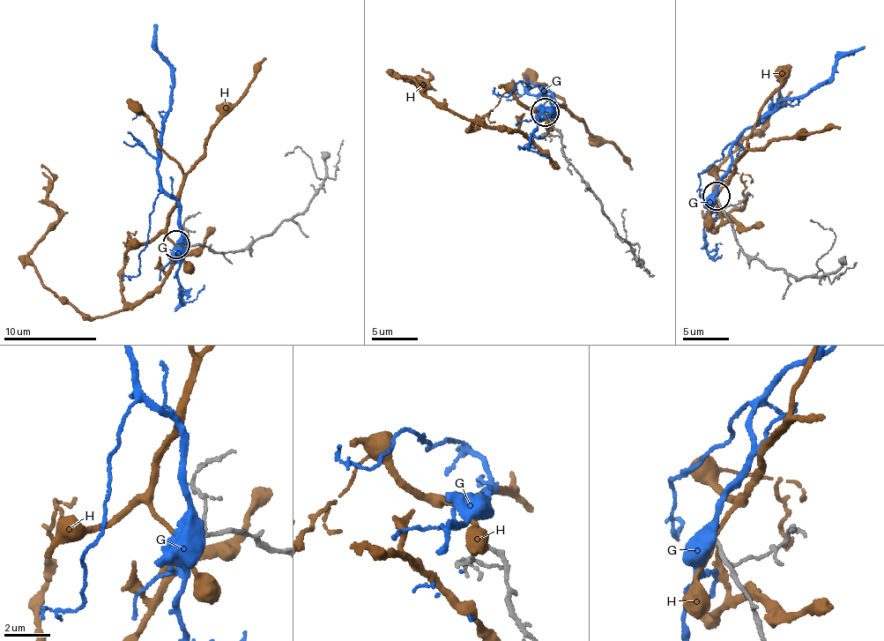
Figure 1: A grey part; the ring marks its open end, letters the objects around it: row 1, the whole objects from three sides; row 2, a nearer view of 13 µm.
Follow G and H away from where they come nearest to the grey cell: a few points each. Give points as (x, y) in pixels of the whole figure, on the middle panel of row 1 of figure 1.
G: (547, 113), (556, 102), (546, 88), (542, 92), (553, 99), (556, 115), (541, 111), (536, 120)
H: (545, 114), (506, 93), (473, 131), (476, 121), (434, 104), (397, 75), (427, 85), (422, 70)

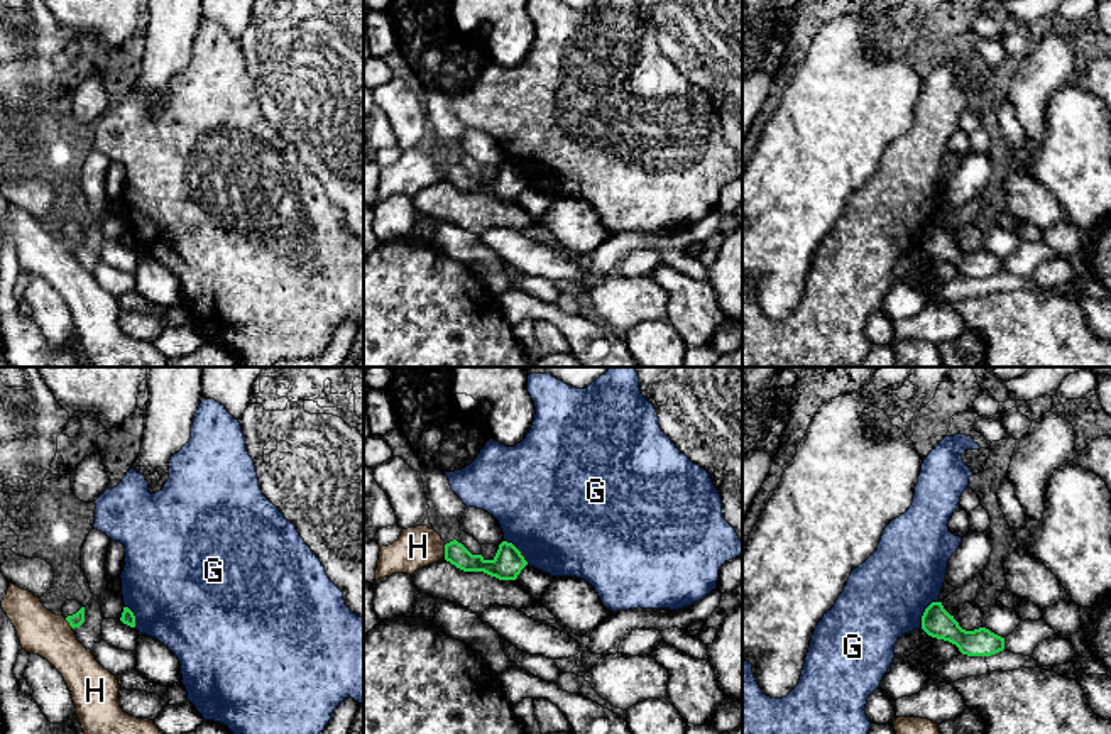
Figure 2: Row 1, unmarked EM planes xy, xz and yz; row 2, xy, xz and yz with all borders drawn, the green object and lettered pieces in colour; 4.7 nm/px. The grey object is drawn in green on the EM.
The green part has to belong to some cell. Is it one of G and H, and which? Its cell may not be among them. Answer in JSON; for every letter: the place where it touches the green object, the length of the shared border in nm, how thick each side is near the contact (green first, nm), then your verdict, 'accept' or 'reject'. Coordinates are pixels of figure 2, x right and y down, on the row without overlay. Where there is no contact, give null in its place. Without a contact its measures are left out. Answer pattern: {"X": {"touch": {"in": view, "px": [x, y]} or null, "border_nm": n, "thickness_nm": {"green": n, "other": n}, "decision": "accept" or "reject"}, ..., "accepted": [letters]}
{"G": {"touch": {"in": "yz", "px": [924, 234]}, "border_nm": 160, "thickness_nm": {"green": 140, "other": 400}, "decision": "reject"}, "H": {"touch": {"in": "xz", "px": [445, 173]}, "border_nm": 60, "thickness_nm": {"green": 100, "other": 190}, "decision": "reject"}, "accepted": []}

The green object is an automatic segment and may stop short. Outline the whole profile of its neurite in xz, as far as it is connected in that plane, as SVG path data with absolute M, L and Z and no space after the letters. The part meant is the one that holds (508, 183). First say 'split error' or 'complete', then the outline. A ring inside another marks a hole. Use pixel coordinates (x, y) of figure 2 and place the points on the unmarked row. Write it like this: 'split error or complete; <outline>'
split error; M423 74L423 79L421 100L430 127L428 139L445 162L445 181L463 193L484 193L499 201L516 201L528 183L512 164L502 162L495 178L485 181L482 176L472 176L455 161L467 127L452 112L448 98L435 86L433 78Z

